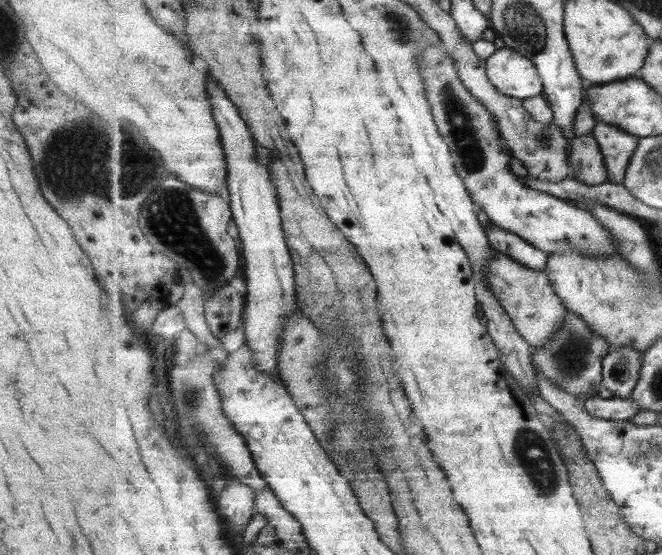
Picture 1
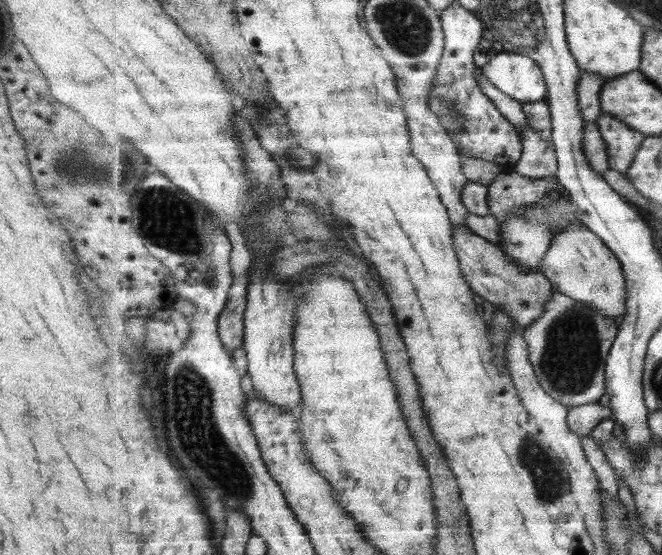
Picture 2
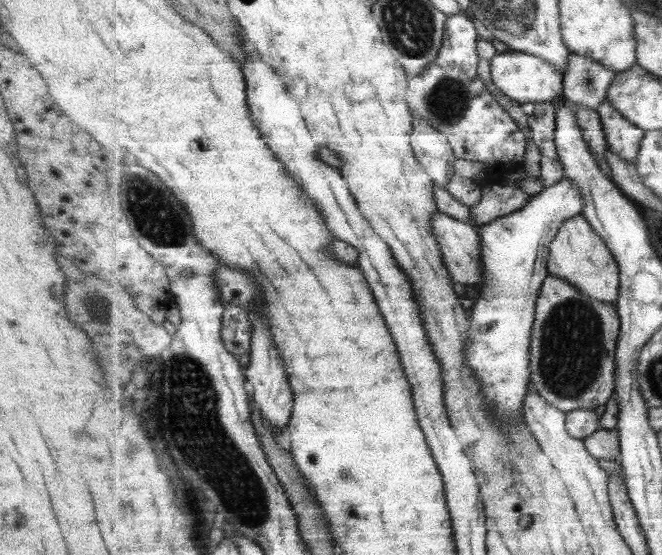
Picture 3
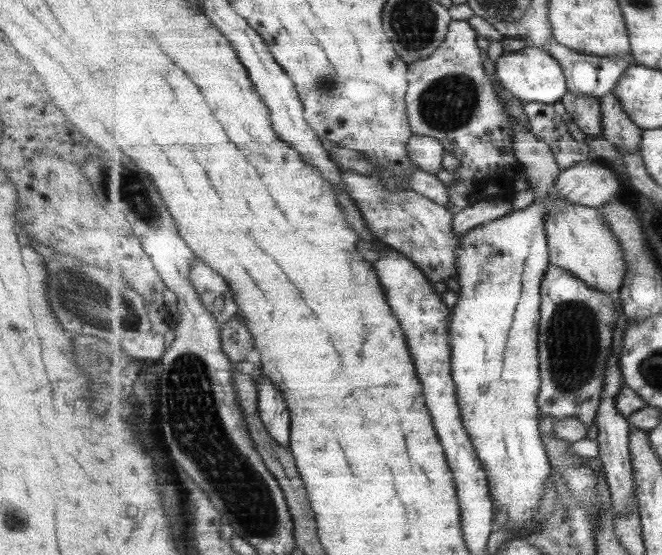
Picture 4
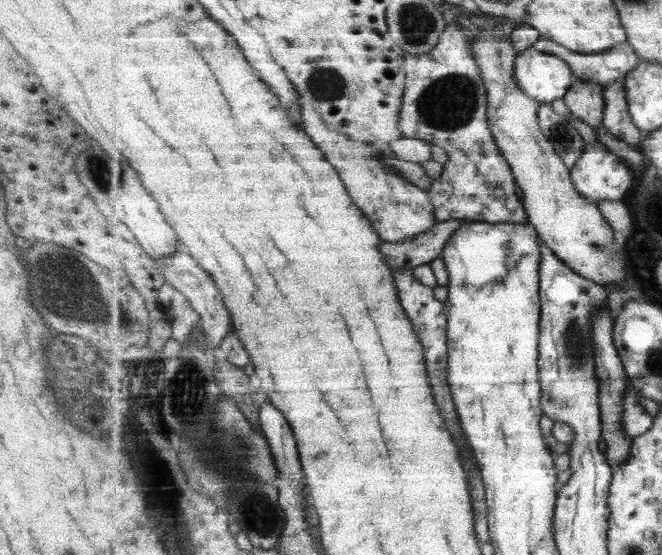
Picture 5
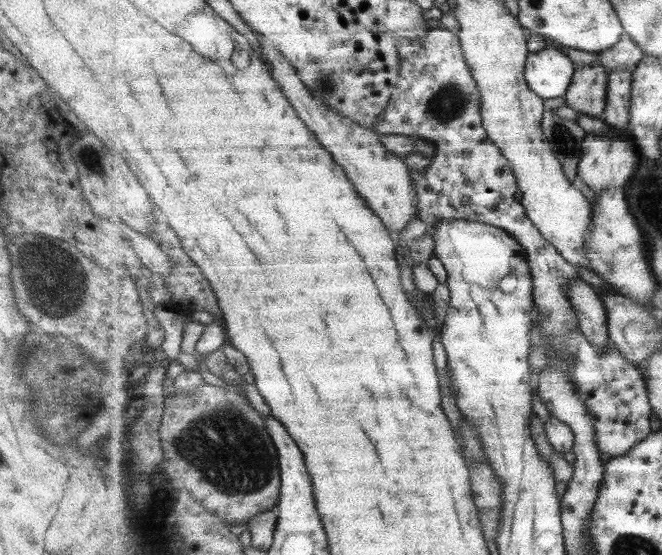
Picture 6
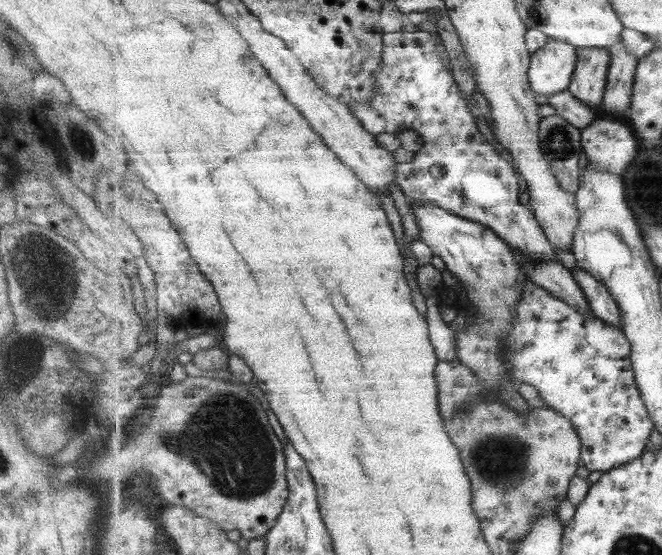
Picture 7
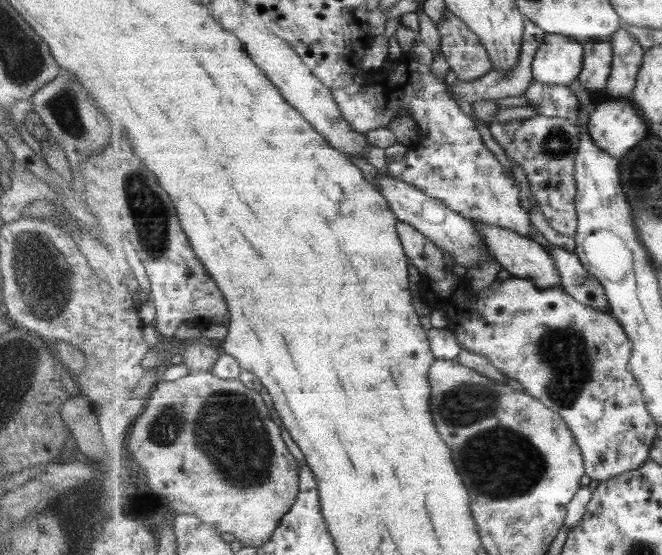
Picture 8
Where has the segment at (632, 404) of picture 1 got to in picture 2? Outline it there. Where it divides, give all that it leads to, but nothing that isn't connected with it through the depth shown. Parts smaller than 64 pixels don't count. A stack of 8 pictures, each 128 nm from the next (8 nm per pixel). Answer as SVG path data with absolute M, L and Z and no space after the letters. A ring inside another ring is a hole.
M599 402L583 406L570 407L568 426L579 436L590 436L597 426L605 420L614 421L613 406L602 406Z

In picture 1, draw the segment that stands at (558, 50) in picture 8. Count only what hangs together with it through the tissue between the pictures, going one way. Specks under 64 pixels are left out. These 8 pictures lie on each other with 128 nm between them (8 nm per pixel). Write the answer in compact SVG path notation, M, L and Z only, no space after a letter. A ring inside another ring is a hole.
M503 46L487 58L490 82L503 94L522 101L543 95L544 83L535 63L526 55Z

